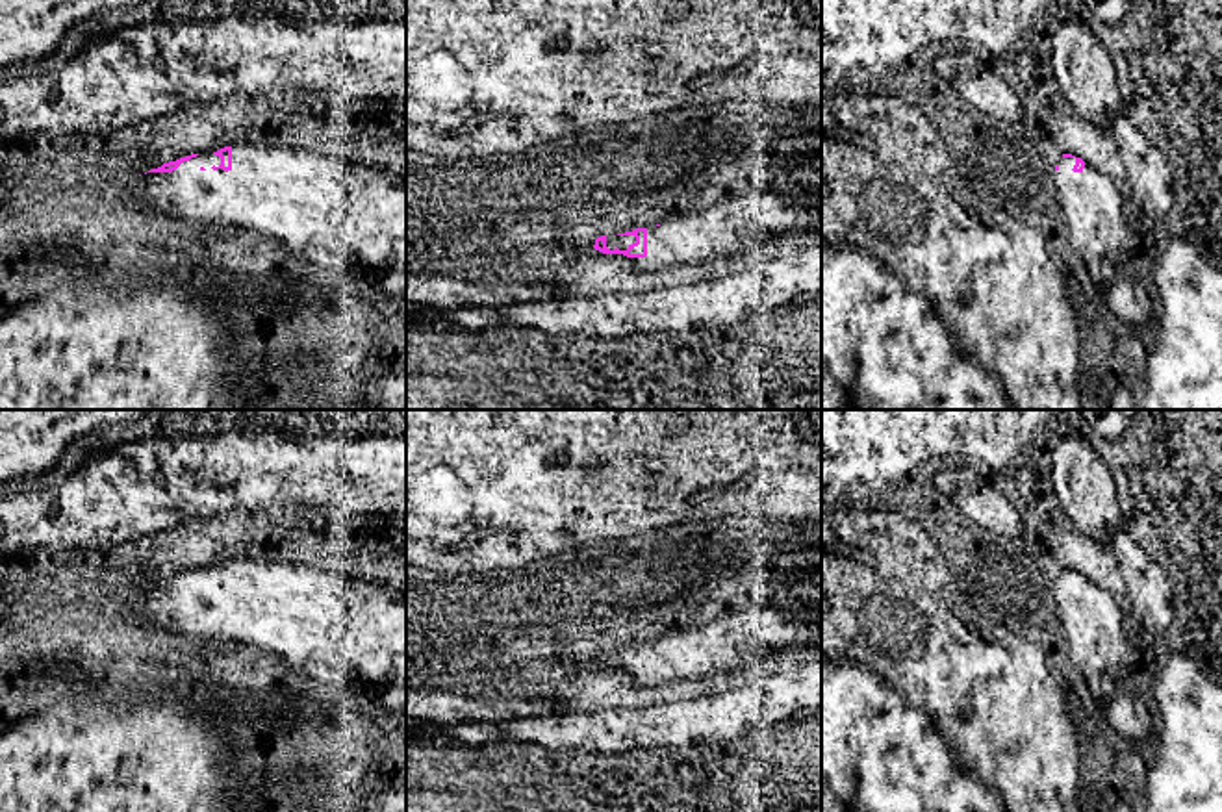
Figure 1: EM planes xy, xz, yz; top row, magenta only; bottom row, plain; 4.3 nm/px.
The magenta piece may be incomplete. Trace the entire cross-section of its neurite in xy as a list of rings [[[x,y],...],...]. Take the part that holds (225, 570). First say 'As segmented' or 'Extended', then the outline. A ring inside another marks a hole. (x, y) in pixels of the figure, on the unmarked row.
Extended. [[[234,560],[191,569],[122,597],[121,608],[184,640],[197,664],[228,645],[274,654],[291,671],[332,686],[358,679],[388,710],[406,716],[406,593],[313,565]]]

